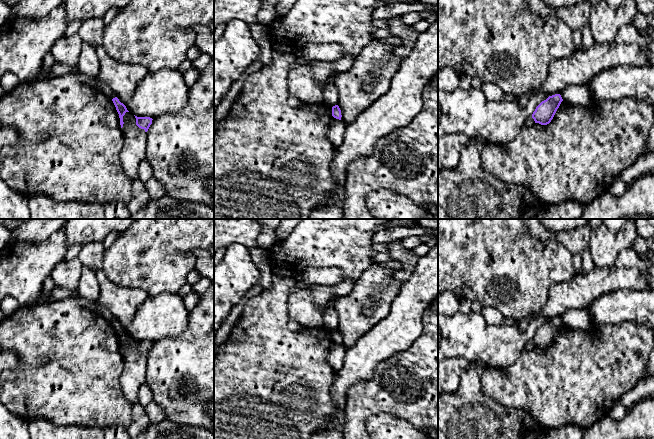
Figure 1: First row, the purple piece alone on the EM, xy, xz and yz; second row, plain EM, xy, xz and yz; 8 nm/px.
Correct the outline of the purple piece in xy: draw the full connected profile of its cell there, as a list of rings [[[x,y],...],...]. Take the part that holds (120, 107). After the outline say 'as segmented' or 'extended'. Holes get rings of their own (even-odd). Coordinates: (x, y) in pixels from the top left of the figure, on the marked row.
[[[117,97],[113,98],[112,101],[113,101],[113,103],[114,103],[115,107],[116,107],[116,110],[117,110],[117,112],[119,114],[120,125],[121,125],[121,128],[122,128],[123,124],[124,124],[123,116],[125,115],[126,112],[129,112],[129,111],[127,110],[126,106],[119,101],[119,99]]]; as segmented

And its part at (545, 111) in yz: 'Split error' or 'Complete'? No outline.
Complete

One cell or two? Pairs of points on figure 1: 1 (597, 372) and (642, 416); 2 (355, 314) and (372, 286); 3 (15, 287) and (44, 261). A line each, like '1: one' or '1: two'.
1: two
2: one
3: one

